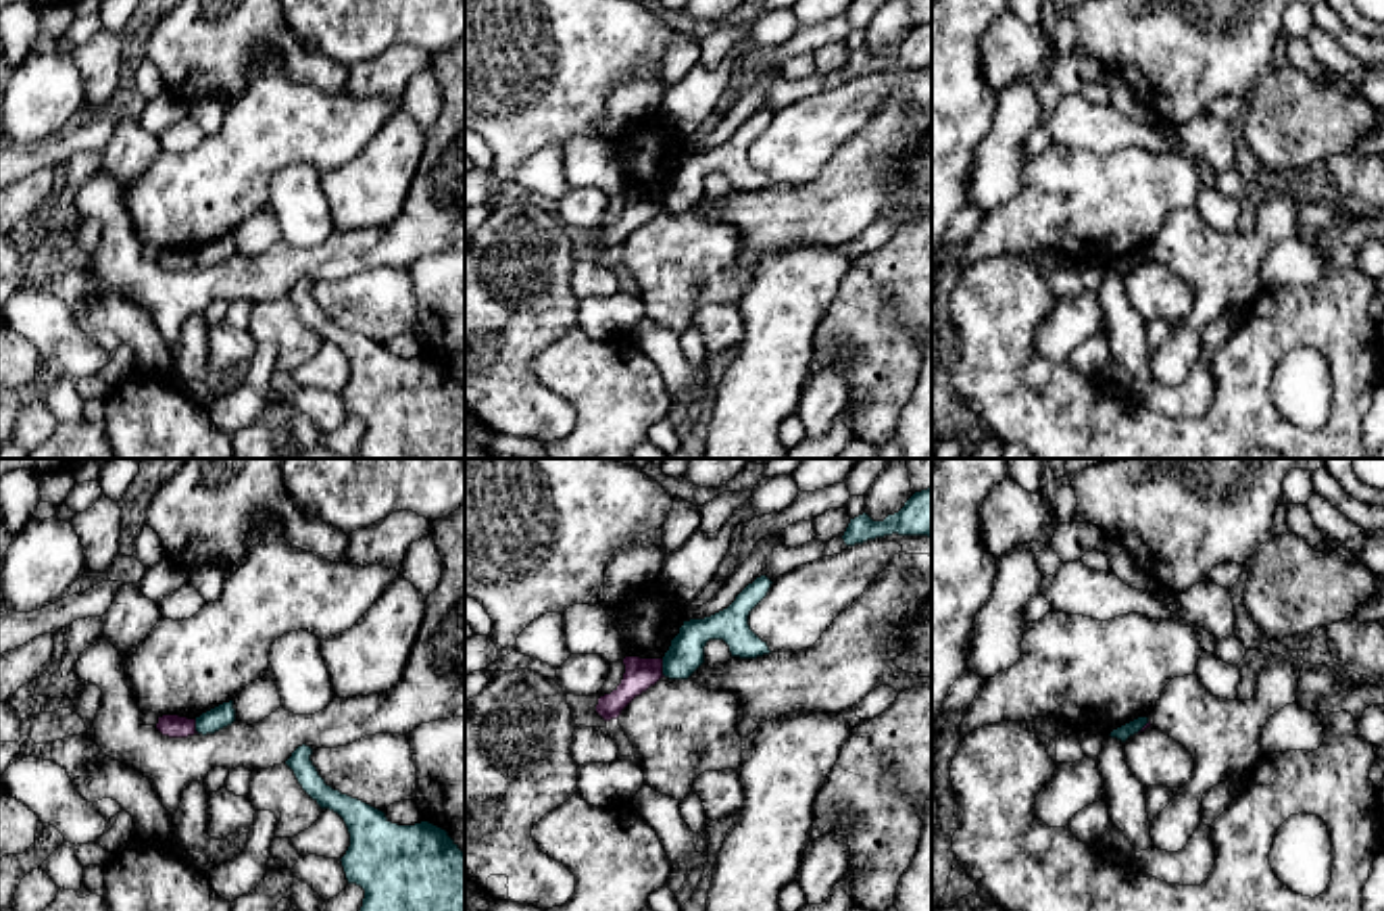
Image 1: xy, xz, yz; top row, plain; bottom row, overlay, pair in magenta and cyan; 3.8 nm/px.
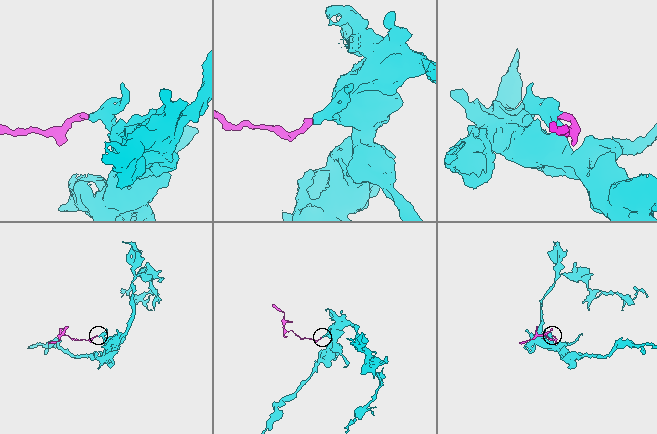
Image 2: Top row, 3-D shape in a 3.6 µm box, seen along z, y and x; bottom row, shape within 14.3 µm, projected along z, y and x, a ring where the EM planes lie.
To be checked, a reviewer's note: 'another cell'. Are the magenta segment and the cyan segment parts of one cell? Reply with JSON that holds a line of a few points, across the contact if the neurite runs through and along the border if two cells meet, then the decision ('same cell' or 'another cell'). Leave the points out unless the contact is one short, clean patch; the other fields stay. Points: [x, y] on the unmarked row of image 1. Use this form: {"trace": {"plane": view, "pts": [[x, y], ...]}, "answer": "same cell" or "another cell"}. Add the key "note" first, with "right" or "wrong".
{"note": "right", "answer": "another cell"}

